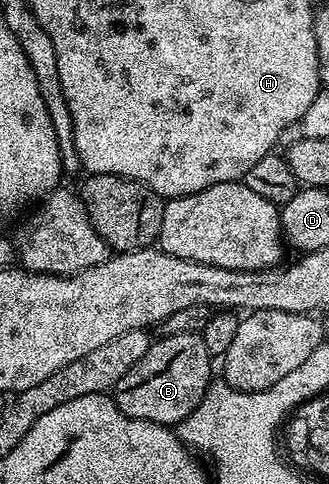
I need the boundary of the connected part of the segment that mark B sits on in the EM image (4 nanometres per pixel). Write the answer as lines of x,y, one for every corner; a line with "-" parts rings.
198,332
167,335
158,340
158,343
157,340
150,342
147,353
143,353
143,357
139,357
123,377
119,377
111,397
127,417
176,425
192,413
199,401
203,401
214,378
215,359
209,354
207,345
203,345
203,337

